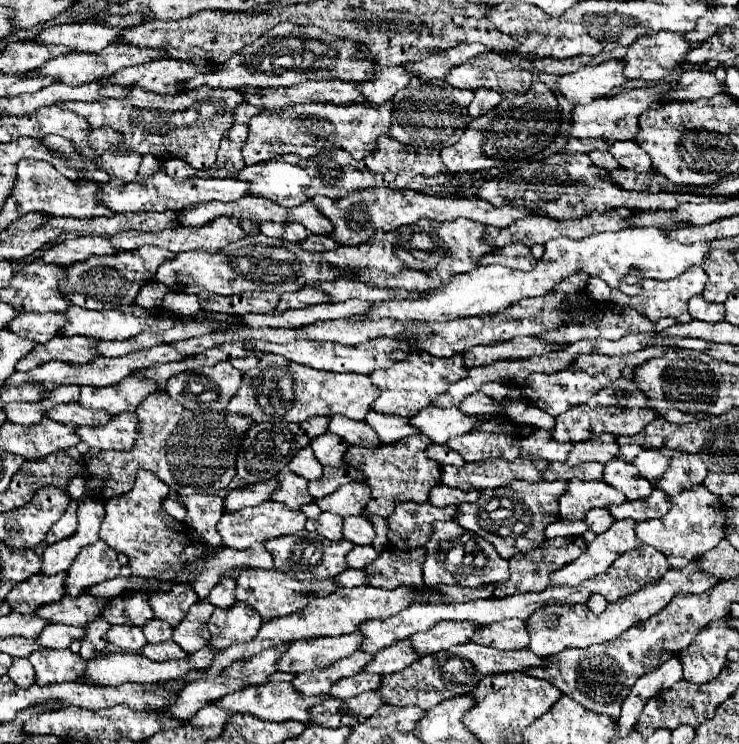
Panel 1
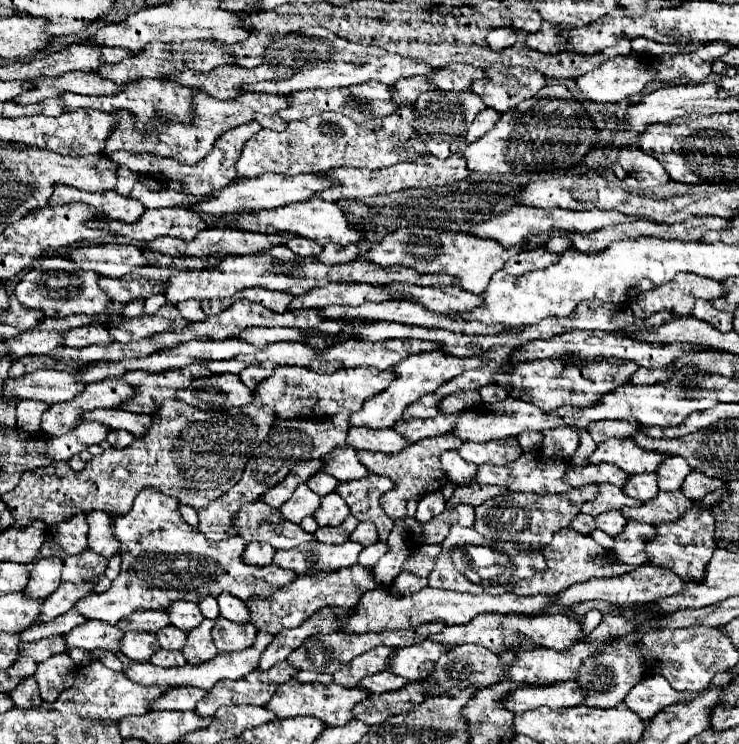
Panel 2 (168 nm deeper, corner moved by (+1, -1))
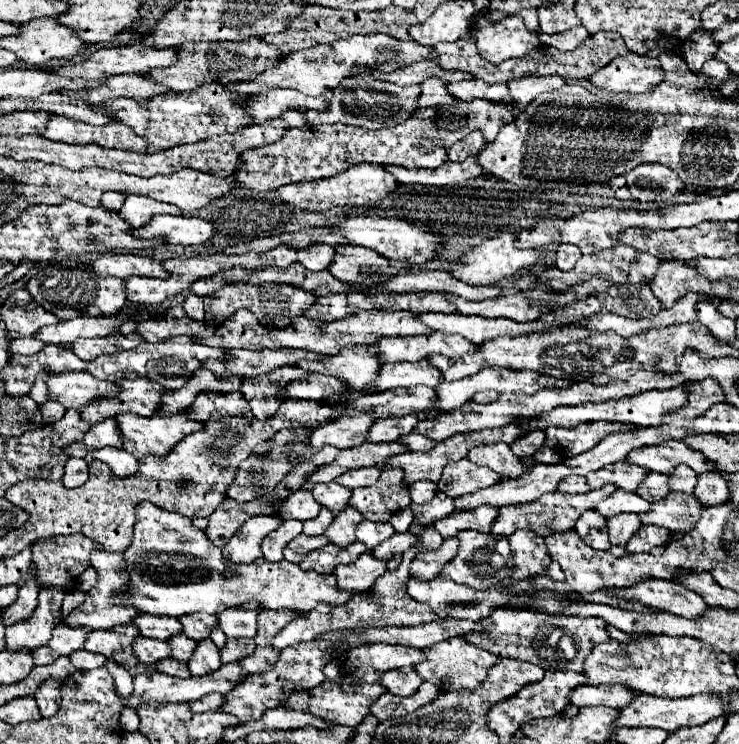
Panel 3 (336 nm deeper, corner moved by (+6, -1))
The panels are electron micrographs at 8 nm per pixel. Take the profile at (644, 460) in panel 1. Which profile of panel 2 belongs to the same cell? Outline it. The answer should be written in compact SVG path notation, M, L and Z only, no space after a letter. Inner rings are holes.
M682 457L664 459L664 463L660 463L660 469L656 469L660 491L676 491L676 489L680 489L684 477L690 471L692 471L692 467Z

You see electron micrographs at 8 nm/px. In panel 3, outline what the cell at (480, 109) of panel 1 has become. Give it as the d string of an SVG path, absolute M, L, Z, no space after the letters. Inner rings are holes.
M471 131L469 135L465 135L461 141L457 141L455 145L449 147L449 161L453 163L461 163L463 159L467 159L469 155L479 155L479 151L485 147L483 135L481 131Z

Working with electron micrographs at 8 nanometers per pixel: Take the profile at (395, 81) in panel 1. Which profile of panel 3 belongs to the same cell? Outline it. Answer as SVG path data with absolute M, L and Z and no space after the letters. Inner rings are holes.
M427 79L421 83L423 93L419 95L419 107L437 107L437 105L447 105L453 103L451 93L447 91L447 83L443 79Z

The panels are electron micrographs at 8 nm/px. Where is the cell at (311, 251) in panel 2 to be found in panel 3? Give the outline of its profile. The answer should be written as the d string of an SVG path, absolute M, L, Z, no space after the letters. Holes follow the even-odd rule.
M313 245L307 249L299 249L299 263L309 271L325 271L335 257L335 249L327 245Z

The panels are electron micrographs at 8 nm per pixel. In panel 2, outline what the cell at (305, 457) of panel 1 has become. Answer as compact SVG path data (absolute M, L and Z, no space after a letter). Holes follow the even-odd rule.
M320 471L320 475L312 475L312 479L308 479L308 487L318 493L318 495L326 495L326 493L332 493L334 487L336 487L336 479L324 471Z

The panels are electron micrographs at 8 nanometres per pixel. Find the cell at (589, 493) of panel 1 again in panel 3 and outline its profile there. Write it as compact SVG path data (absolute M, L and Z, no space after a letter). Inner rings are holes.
M617 489L611 497L607 497L603 503L599 503L595 509L601 515L611 517L611 515L619 515L619 513L647 513L647 511L651 511L651 503L645 501L643 497L639 497L637 493Z

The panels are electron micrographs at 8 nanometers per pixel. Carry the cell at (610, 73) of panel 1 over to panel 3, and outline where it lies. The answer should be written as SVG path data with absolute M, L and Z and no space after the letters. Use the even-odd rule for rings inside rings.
M627 53L607 67L599 69L589 81L601 89L615 93L647 93L665 79L659 59Z

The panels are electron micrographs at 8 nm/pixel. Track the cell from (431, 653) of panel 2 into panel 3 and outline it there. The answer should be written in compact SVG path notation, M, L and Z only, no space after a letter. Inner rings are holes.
M463 637L447 639L435 647L425 649L427 659L419 665L415 665L415 671L425 679L431 681L437 687L443 687L445 691L457 691L457 689L477 689L483 683L483 677L487 677L487 671L497 663L497 655L469 645Z

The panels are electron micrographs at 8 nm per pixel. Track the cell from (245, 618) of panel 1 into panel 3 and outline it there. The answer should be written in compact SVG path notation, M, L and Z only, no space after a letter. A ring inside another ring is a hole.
M229 639L227 647L221 651L221 659L223 663L231 663L231 661L245 659L247 655L253 655L253 651L255 651L253 639Z

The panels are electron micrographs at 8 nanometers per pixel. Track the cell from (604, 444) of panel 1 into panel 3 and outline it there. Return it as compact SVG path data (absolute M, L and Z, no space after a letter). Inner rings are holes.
M667 441L663 445L649 445L649 447L635 449L627 455L627 461L665 475L671 475L671 471L679 463L689 465L699 475L707 471L717 471L715 465L711 465L711 461L701 451L687 447L683 441Z

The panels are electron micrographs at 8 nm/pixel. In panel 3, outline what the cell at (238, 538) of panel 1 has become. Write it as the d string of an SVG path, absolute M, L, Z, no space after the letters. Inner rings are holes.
M299 535L295 537L287 547L285 547L285 559L287 561L293 561L293 563L301 563L303 557L309 553L309 551L315 551L315 549L323 549L325 545L329 545L329 539L325 535L321 537L309 537L309 535Z

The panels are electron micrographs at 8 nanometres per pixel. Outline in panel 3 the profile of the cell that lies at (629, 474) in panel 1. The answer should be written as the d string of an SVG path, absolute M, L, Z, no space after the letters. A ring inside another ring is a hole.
M649 473L643 483L639 485L637 493L647 499L647 501L659 501L665 499L669 495L669 487L667 487L667 475L659 475L659 473Z

